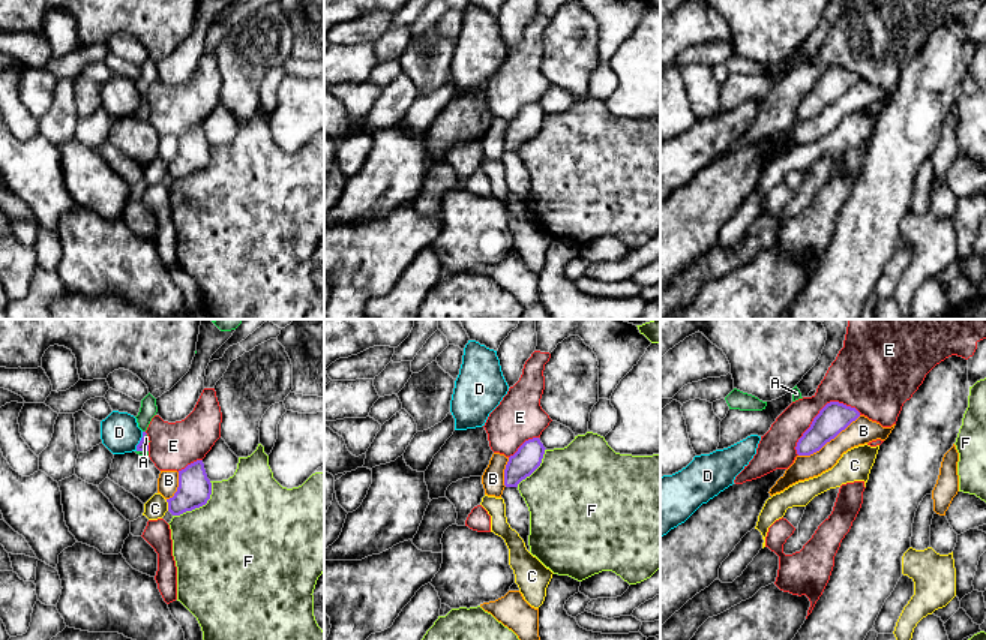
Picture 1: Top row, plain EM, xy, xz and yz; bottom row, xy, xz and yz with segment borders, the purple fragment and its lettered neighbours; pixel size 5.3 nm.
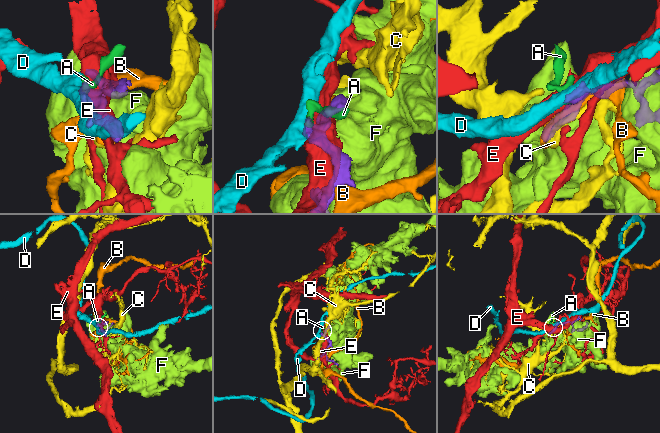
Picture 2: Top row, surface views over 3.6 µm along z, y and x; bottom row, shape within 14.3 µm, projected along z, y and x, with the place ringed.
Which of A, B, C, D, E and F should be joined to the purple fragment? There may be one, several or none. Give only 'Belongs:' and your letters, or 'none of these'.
Belongs: A

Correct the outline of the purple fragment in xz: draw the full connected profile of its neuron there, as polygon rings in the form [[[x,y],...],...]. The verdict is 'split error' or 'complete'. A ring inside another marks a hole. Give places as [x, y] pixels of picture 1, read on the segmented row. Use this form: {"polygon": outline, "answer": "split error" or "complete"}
{"polygon": [[[539,438],[525,441],[518,451],[509,457],[504,469],[504,486],[518,487],[518,484],[530,477],[542,463],[545,447]]], "answer": "complete"}

